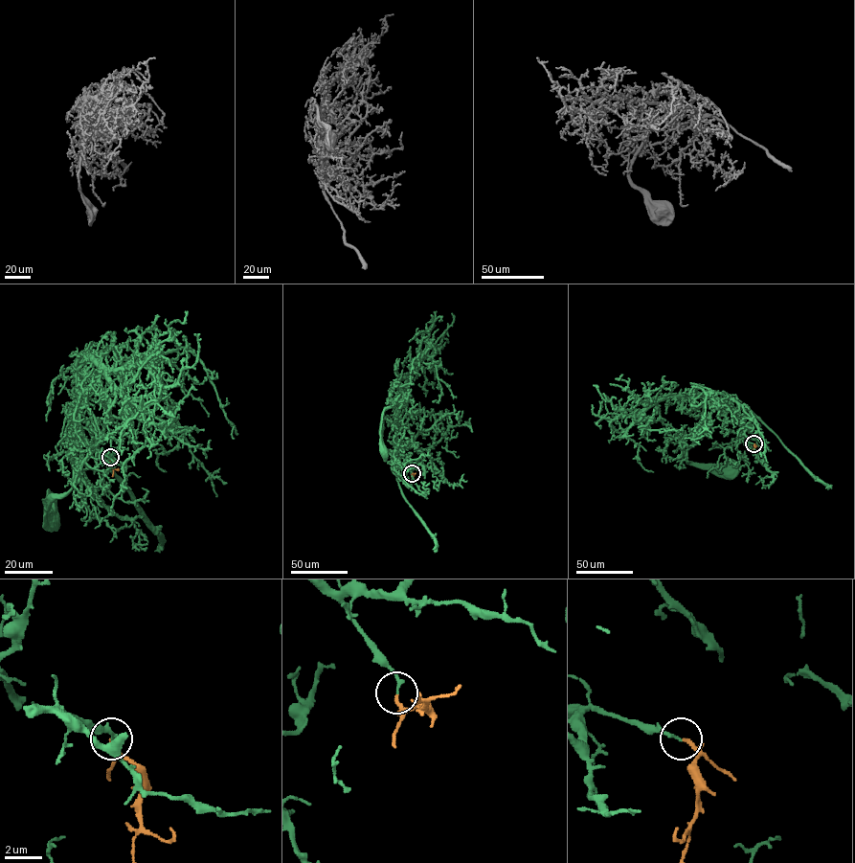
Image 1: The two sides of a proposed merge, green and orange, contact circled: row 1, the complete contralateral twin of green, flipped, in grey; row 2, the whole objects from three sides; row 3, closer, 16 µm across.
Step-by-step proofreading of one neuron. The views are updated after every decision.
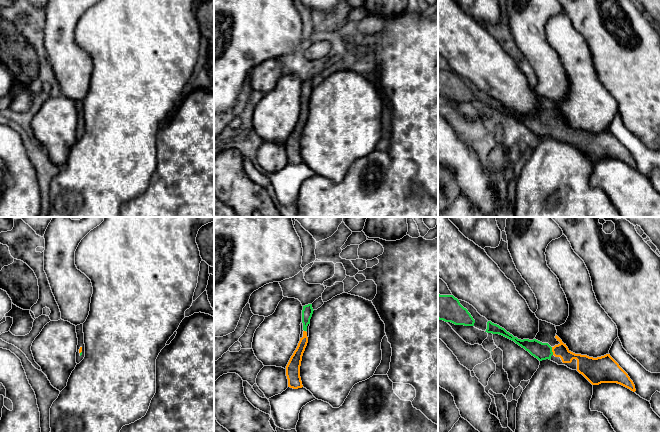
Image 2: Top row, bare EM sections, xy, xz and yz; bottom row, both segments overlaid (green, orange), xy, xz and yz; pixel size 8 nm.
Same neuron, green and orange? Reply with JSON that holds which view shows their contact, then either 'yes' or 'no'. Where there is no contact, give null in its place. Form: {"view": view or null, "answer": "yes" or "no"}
{"view": "yz", "answer": "yes"}

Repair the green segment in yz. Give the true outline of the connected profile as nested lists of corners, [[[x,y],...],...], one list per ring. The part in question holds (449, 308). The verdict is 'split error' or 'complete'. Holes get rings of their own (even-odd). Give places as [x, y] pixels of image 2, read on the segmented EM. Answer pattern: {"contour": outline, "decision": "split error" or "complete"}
{"contour": [[[438,294],[438,319],[455,325],[474,326],[475,320],[453,295]]], "decision": "complete"}

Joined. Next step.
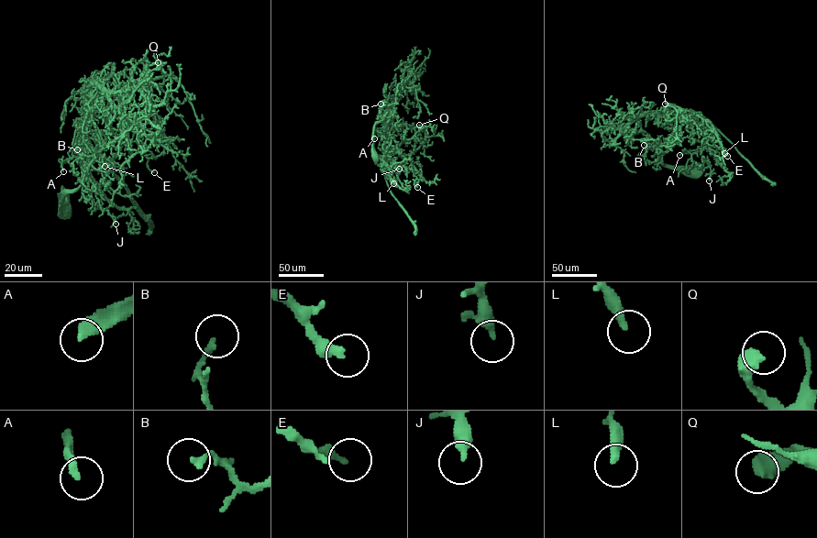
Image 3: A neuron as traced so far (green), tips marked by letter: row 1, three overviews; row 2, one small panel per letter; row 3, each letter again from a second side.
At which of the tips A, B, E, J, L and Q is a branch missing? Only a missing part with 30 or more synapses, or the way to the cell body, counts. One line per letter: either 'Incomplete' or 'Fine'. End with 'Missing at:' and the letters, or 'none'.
A: Incomplete
B: Fine
E: Fine
J: Fine
L: Fine
Q: Fine
Missing at: A

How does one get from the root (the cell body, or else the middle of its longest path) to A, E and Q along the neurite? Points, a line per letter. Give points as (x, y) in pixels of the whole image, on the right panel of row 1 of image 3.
A: (697, 173), (673, 170), (662, 163), (676, 117), (688, 115), (700, 125), (704, 142), (701, 148), (679, 155)
E: (697, 173), (662, 164), (662, 155), (668, 147), (678, 115), (702, 117), (727, 156)
Q: (697, 173), (662, 164), (676, 117), (689, 115), (694, 119), (695, 114), (665, 104)

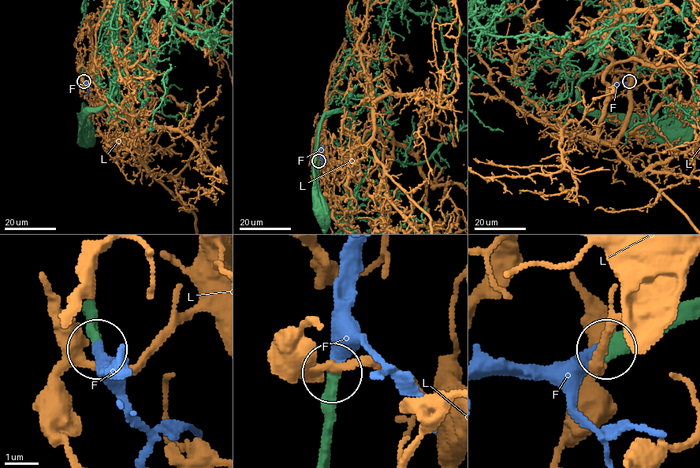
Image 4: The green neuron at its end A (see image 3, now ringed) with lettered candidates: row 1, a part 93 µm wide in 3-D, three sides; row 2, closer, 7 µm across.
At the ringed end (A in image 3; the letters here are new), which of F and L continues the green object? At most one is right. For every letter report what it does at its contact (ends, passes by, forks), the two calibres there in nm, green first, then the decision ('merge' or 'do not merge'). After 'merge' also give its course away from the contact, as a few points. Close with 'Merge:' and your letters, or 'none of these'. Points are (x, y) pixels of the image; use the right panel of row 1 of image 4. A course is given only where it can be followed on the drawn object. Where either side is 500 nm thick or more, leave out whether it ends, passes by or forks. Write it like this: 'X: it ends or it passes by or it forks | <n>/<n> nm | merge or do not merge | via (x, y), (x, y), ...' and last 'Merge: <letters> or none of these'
F: it ends | 400/380 nm | merge | via (629, 81), (617, 85)
L: it forks | 420/360 nm | do not merge
Merge: F

